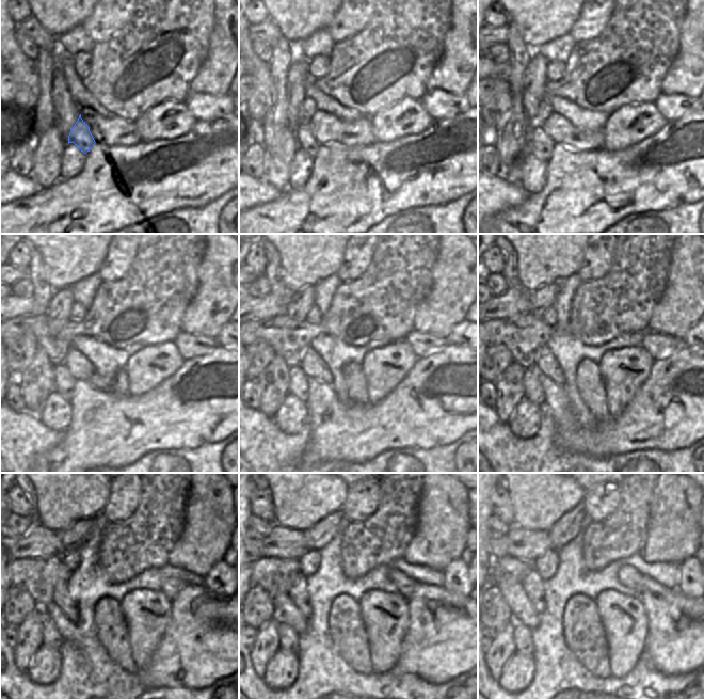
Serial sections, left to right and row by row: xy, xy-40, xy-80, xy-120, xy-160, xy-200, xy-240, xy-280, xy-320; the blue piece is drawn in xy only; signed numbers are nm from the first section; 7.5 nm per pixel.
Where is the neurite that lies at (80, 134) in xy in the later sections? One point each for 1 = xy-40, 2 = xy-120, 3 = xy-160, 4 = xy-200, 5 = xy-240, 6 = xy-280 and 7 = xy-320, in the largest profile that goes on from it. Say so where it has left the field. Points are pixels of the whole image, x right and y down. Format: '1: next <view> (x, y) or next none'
1: next xy-40 (307, 142)
2: next xy-120 (63, 382)
3: next xy-160 (298, 385)
4: next xy-200 (533, 391)
5: next xy-240 (51, 637)
6: next xy-280 (288, 636)
7: next xy-320 (523, 638)

